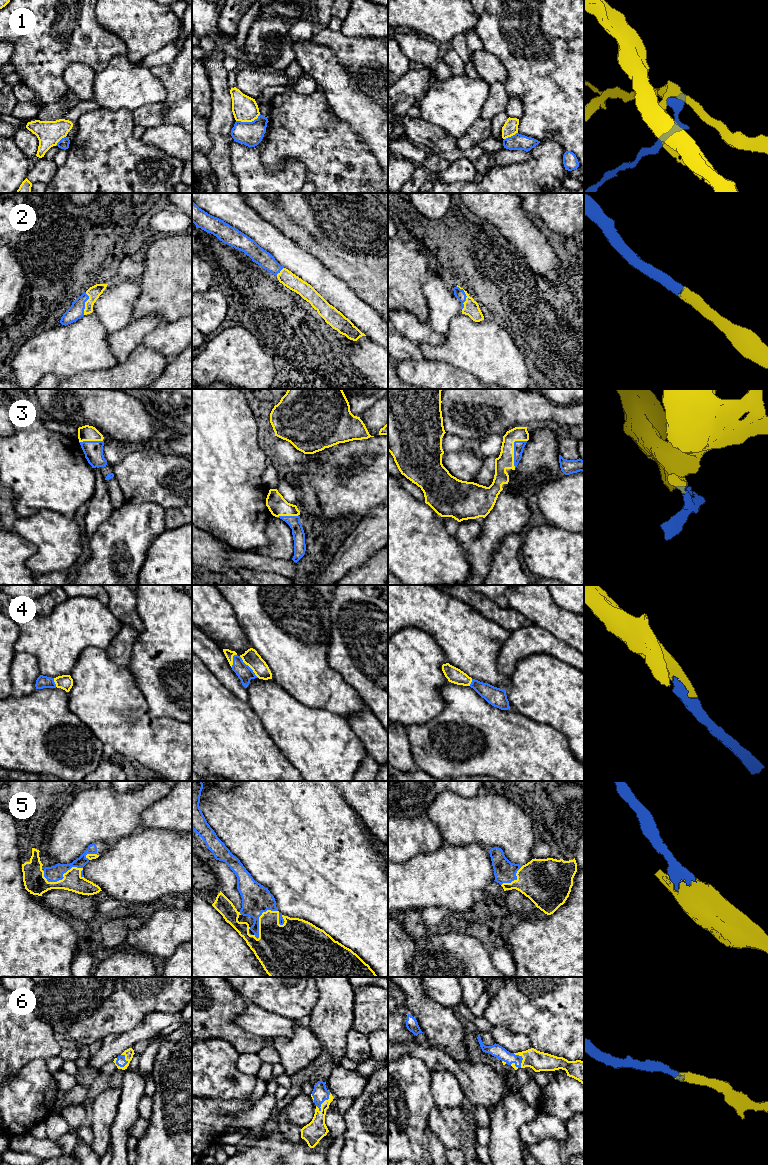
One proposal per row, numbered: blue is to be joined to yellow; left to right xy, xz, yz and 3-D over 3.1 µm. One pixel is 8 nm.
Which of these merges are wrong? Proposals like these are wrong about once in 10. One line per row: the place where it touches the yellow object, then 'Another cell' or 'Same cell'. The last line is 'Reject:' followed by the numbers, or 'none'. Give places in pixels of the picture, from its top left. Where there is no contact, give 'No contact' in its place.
1: Touches yellow at xz (248, 121). Another cell
2: Touches yellow at yz (466, 295). Same cell
3: Touches yellow at yz (513, 449). Same cell
4: Touches yellow at xz (249, 666). Same cell
5: Touches yellow at xz (259, 919). Same cell
6: Touches yellow at xy (128, 1062). Same cell
Reject: 1

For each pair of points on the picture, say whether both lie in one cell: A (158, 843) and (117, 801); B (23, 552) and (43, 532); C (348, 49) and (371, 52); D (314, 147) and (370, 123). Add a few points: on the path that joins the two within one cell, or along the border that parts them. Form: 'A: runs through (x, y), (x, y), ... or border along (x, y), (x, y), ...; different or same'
A: border along (140, 827), (119, 838); different
B: border along (13, 529), (35, 546), (27, 566); different
C: runs through (354, 52), (365, 52); same
D: border along (337, 117), (342, 119), (368, 148); different

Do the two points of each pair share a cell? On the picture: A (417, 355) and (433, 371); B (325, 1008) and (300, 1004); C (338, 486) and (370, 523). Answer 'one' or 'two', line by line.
A: two
B: two
C: two

